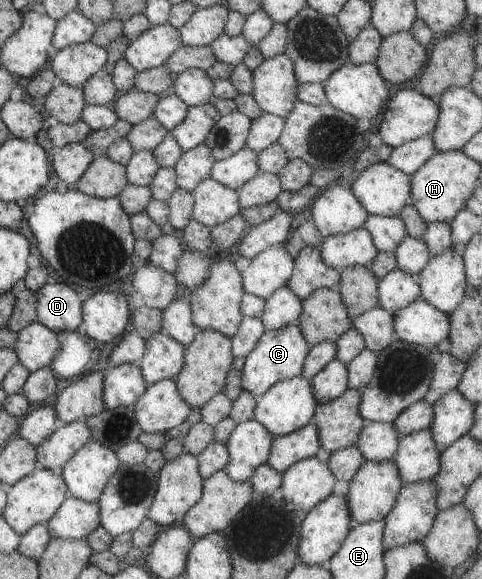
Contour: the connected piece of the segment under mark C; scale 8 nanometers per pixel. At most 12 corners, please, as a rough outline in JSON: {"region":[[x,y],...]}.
{"region":[[296,323],[264,331],[244,358],[257,398],[301,375],[309,348]]}

